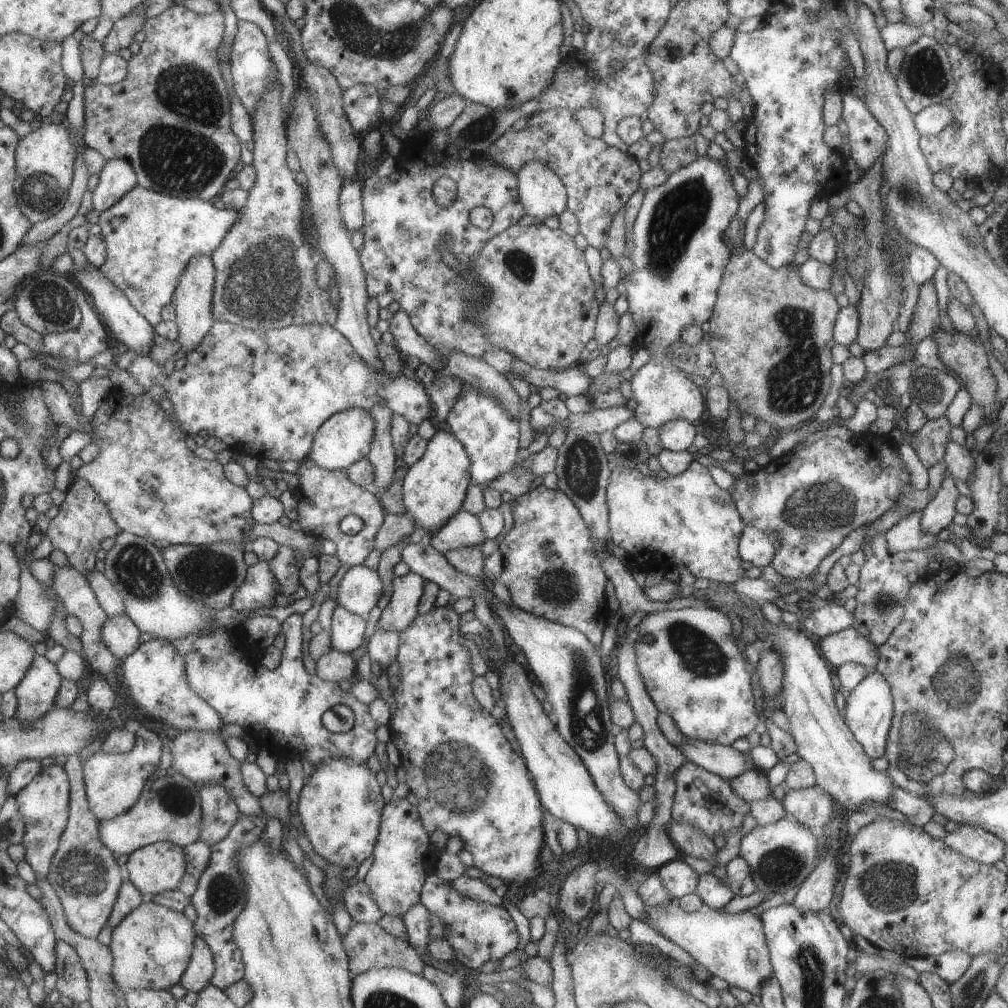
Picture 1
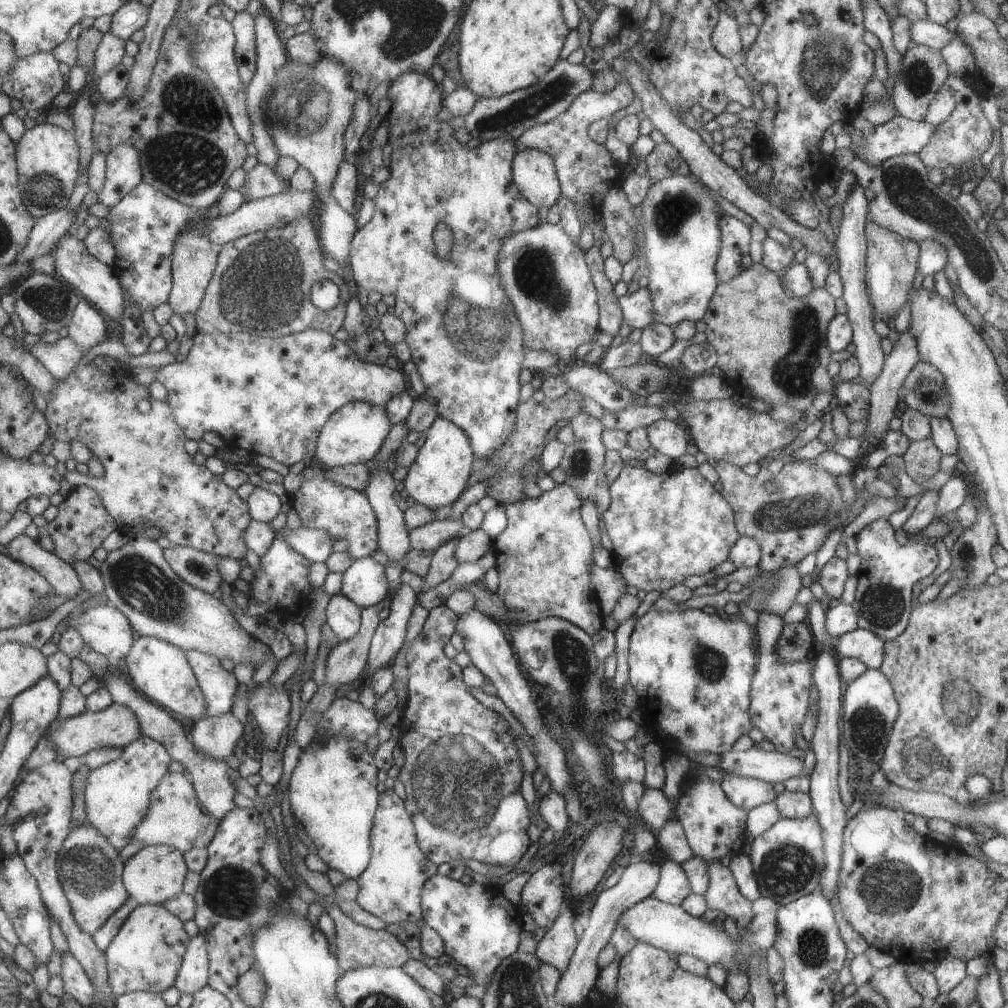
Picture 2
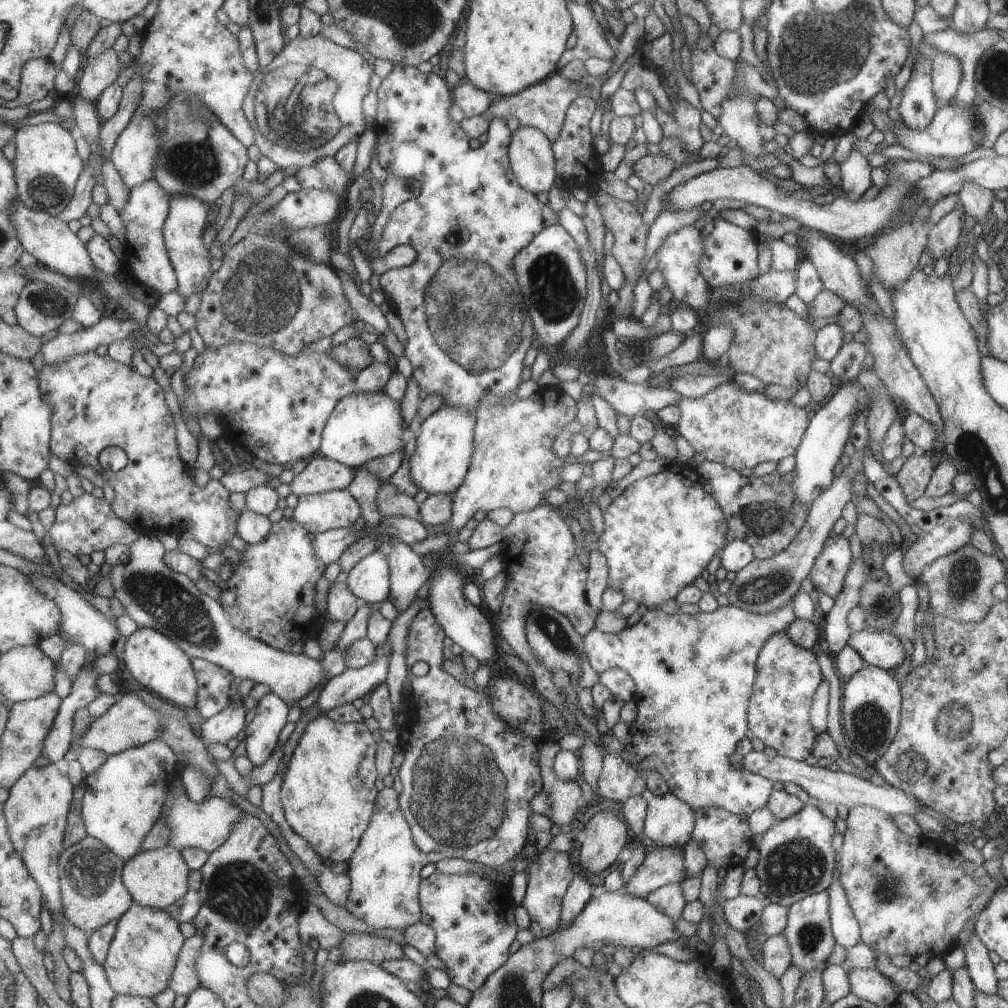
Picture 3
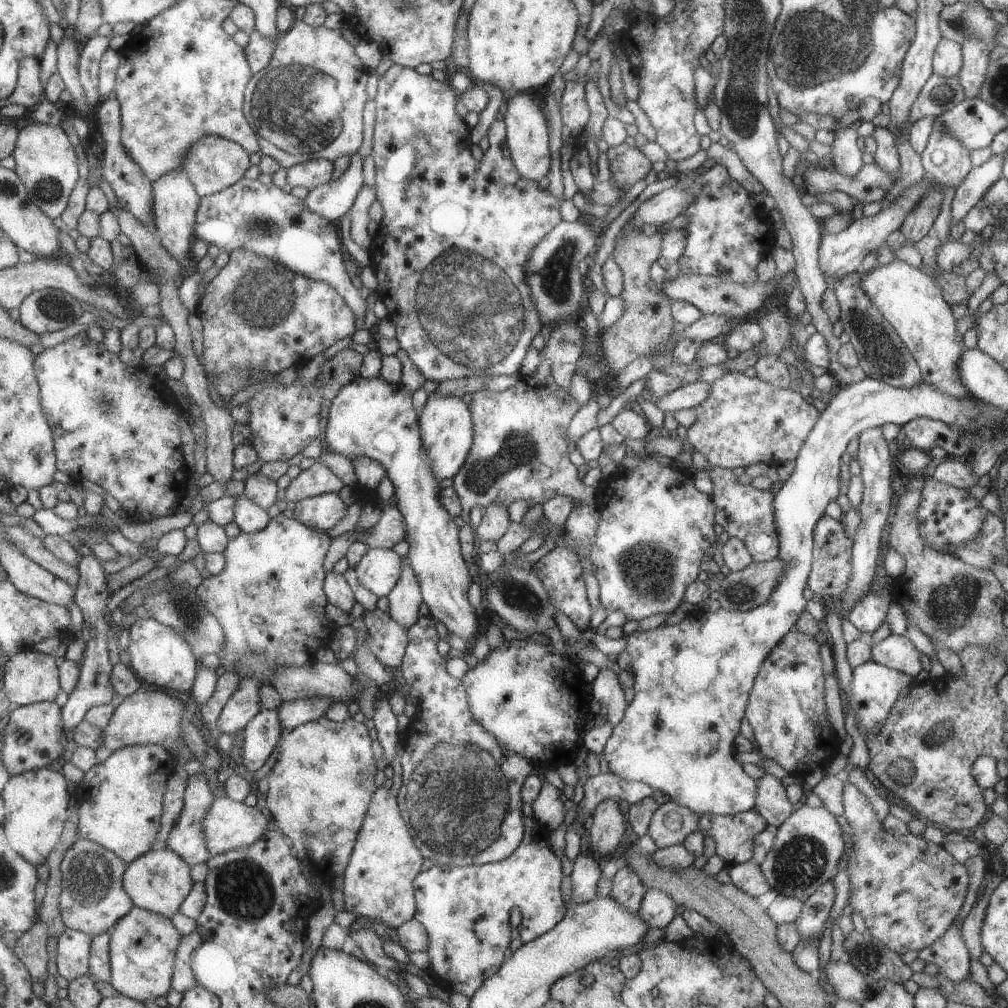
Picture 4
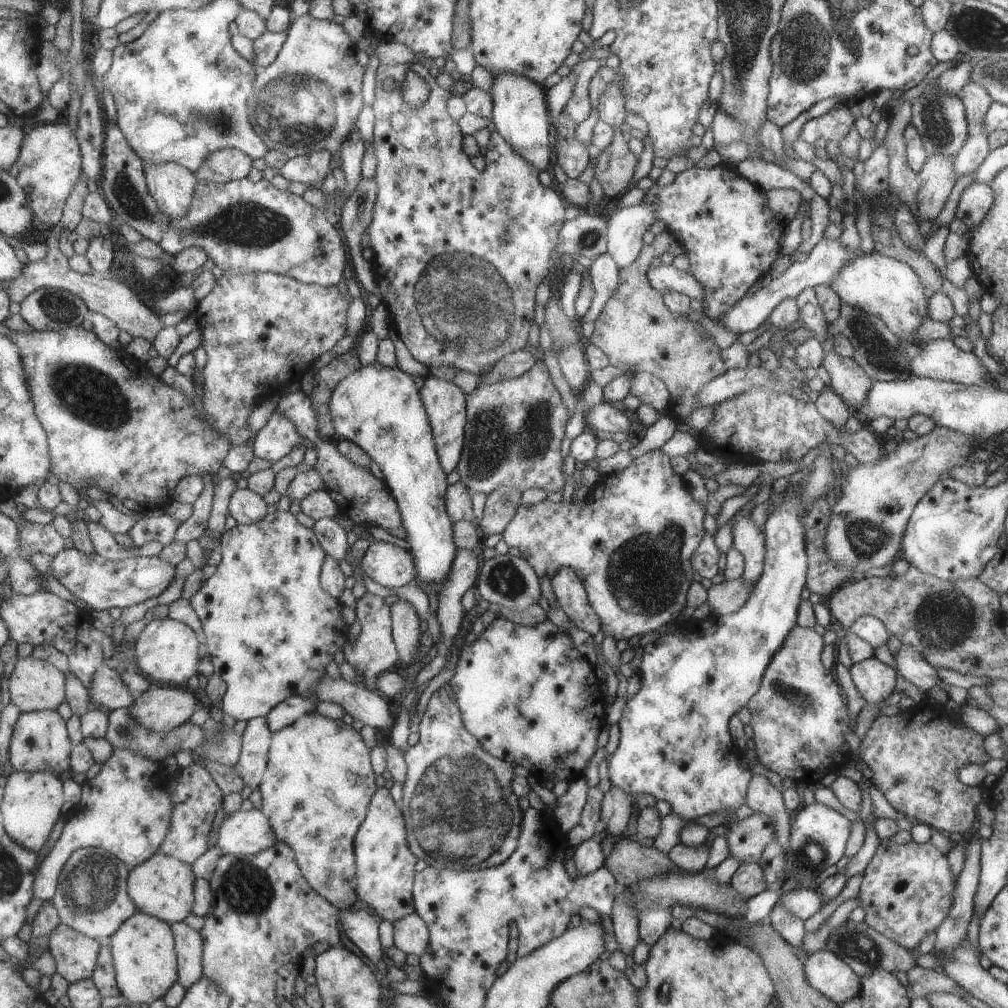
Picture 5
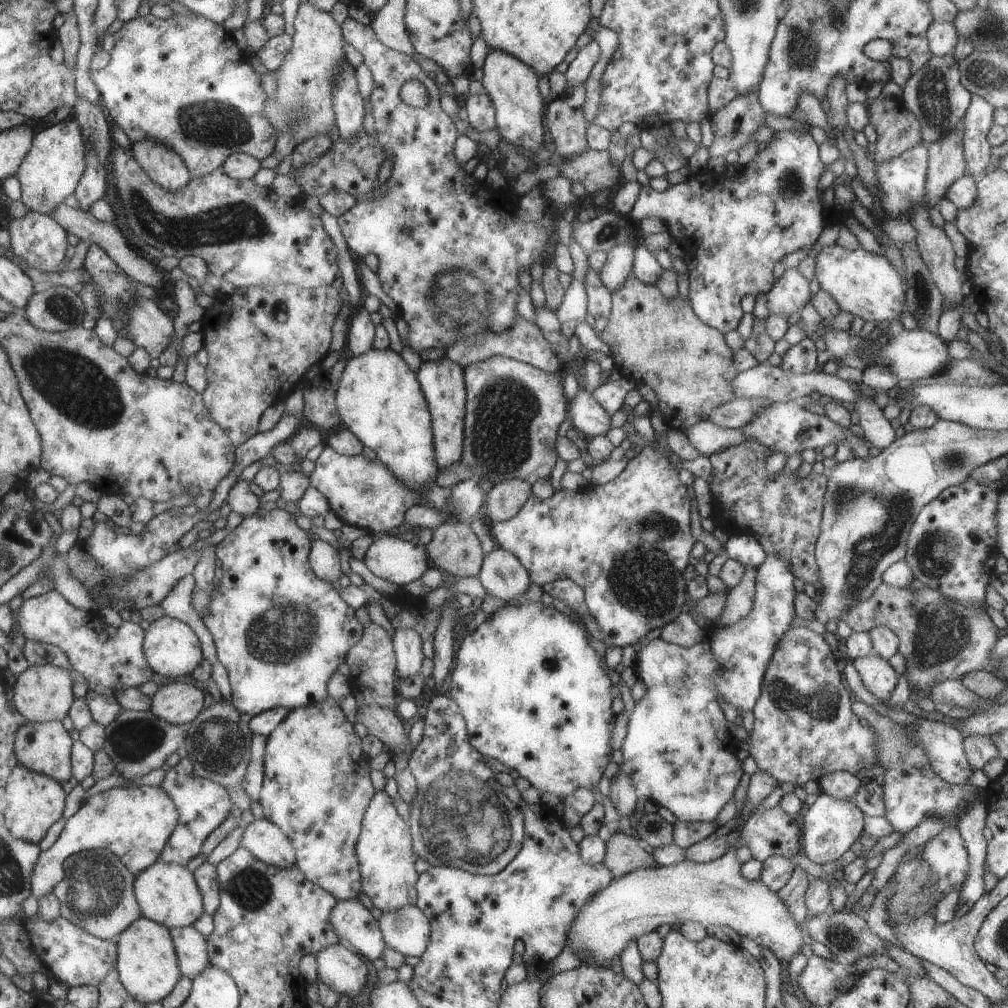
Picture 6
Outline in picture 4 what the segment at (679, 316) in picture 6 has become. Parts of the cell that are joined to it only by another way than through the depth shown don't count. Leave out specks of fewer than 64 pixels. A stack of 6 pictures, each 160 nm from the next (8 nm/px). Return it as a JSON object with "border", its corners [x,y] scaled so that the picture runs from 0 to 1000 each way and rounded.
{"border":[[[621,221],[616,227],[616,230],[614,230],[614,234],[610,236],[610,244],[606,255],[617,270],[617,287],[614,294],[618,299],[619,307],[617,313],[607,322],[595,327],[595,348],[597,349],[598,358],[609,371],[618,367],[620,363],[628,359],[631,355],[644,354],[649,368],[673,375],[677,379],[677,382],[681,382],[694,377],[693,365],[697,362],[689,355],[683,361],[675,361],[666,353],[666,349],[669,347],[669,339],[665,338],[669,330],[666,326],[668,317],[665,311],[665,300],[667,298],[661,295],[656,289],[653,289],[648,278],[644,275],[644,264],[655,255],[656,239],[656,231],[648,230],[648,232],[642,233],[639,229],[628,227]]]}

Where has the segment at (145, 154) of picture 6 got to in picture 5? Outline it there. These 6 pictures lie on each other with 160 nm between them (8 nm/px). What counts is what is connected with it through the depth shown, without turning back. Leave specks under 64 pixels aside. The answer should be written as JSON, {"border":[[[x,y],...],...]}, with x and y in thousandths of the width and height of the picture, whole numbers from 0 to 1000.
{"border":[[[142,161],[142,168],[146,175],[147,190],[156,200],[160,212],[164,212],[168,218],[184,216],[194,185],[191,172],[174,161]]]}

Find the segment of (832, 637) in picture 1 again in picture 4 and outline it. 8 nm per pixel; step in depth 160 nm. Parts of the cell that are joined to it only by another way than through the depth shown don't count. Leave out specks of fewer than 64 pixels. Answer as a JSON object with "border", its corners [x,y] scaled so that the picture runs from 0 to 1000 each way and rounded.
{"border":[[[883,629],[874,637],[864,638],[864,656],[881,661],[883,664],[908,672],[914,667],[913,647],[895,630]]]}

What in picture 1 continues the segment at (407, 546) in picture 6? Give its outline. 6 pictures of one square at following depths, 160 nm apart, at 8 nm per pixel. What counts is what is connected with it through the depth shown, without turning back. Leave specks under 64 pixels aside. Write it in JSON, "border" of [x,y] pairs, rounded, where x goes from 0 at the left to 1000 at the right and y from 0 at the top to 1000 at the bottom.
{"border":[[[360,561],[346,563],[335,579],[333,599],[363,613],[378,591],[378,581],[373,565]]]}

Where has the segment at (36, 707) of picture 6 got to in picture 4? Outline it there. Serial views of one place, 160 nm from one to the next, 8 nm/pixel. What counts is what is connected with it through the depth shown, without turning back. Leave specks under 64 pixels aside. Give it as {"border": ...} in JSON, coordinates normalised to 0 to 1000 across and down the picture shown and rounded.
{"border":[[[27,644],[13,650],[5,659],[4,665],[3,677],[15,701],[55,695],[62,686],[60,663],[58,655],[54,651]]]}

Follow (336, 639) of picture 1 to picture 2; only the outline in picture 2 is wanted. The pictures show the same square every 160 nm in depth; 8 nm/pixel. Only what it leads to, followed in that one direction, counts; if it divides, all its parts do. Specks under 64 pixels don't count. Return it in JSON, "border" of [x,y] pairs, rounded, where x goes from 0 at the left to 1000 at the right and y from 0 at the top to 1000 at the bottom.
{"border":[[[338,586],[327,591],[323,599],[323,618],[335,637],[347,634],[357,622],[357,602]]]}

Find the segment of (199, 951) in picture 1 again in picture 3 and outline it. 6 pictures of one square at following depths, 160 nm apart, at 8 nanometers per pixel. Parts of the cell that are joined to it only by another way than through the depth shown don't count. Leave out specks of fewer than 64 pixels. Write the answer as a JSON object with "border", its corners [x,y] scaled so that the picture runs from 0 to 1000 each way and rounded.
{"border":[[[193,926],[191,929],[183,932],[180,938],[170,972],[167,974],[168,982],[172,982],[175,987],[186,989],[188,984],[198,978],[193,964],[192,952],[196,948],[200,933],[201,931]]]}

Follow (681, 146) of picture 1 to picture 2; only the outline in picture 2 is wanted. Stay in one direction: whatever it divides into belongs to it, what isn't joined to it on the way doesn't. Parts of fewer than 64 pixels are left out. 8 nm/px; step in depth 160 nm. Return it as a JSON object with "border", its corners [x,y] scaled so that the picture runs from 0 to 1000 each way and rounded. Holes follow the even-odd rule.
{"border":[[[662,140],[651,143],[646,151],[640,155],[638,161],[640,161],[641,173],[646,182],[654,181],[668,174],[680,175],[685,173],[683,163],[676,157],[674,151],[666,145],[666,142]],[[664,159],[670,159],[672,165],[664,167],[662,165]]]}

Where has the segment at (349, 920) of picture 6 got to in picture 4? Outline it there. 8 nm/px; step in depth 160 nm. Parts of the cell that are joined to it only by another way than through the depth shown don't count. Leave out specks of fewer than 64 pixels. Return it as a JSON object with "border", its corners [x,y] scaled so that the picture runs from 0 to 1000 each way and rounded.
{"border":[[[346,919],[345,927],[350,932],[350,935],[356,938],[358,944],[362,947],[367,956],[372,956],[375,960],[380,958],[384,962],[389,962],[395,966],[399,966],[395,960],[395,954],[383,947],[379,941],[380,932],[374,928],[370,928],[370,923],[366,921],[358,921],[356,923],[348,922]]]}

